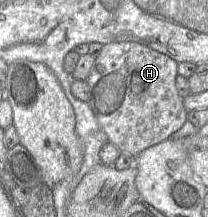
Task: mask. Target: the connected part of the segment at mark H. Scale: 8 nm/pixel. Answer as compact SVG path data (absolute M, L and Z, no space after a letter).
M114 42L103 46L86 79L90 89L87 103L106 133L108 142L113 143L121 153L136 157L145 149L169 139L185 124L188 112L176 89L177 69L176 61L137 42Z

